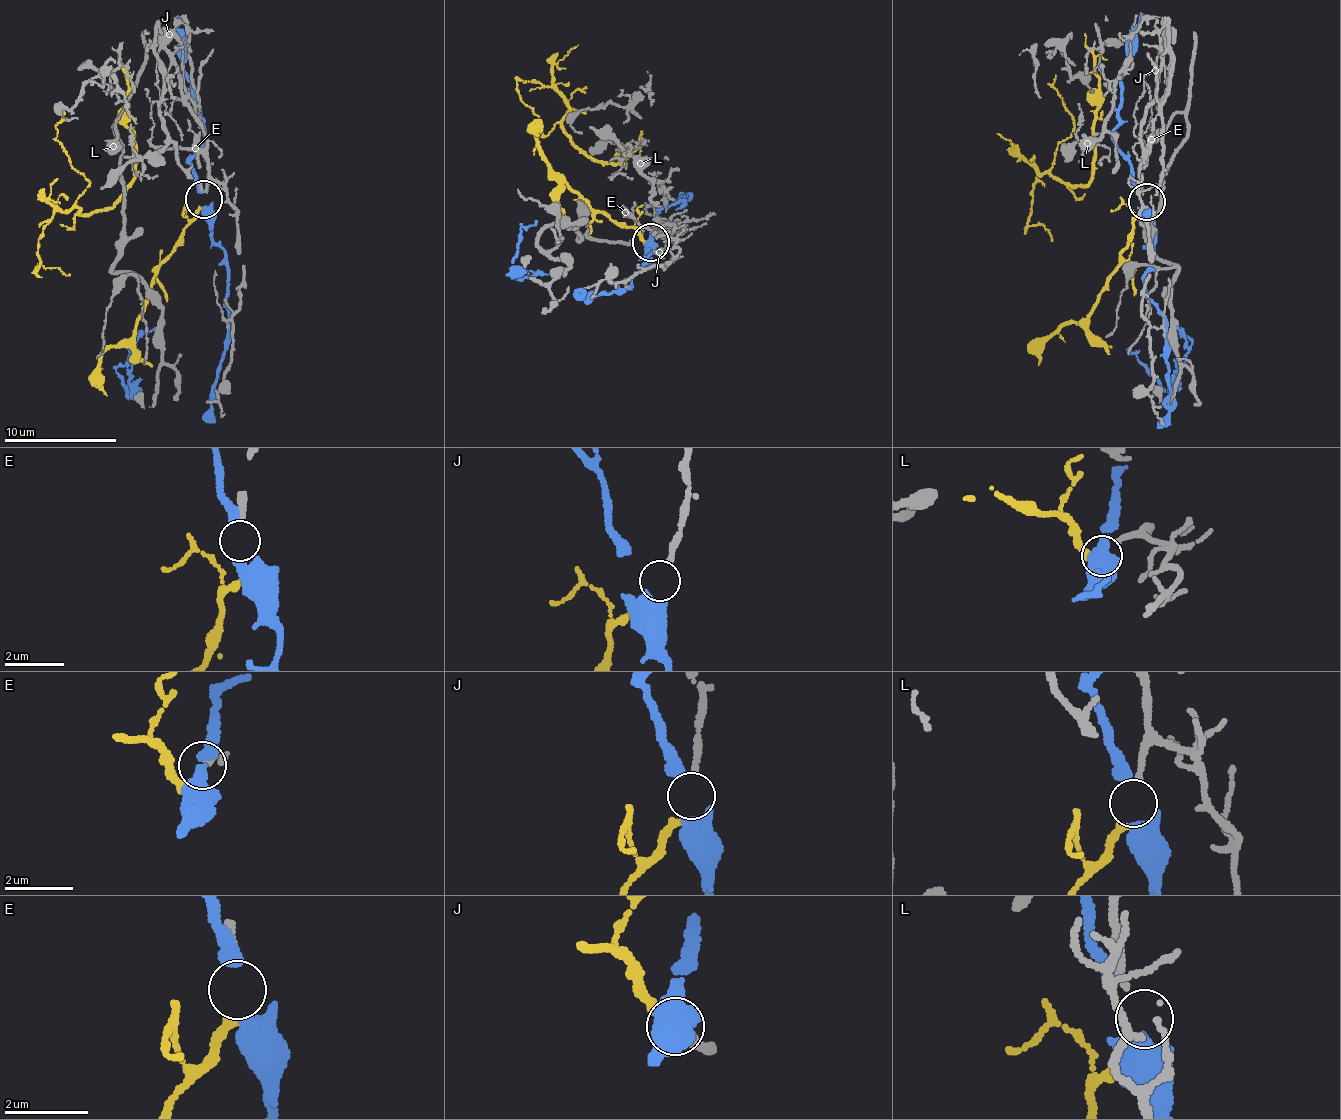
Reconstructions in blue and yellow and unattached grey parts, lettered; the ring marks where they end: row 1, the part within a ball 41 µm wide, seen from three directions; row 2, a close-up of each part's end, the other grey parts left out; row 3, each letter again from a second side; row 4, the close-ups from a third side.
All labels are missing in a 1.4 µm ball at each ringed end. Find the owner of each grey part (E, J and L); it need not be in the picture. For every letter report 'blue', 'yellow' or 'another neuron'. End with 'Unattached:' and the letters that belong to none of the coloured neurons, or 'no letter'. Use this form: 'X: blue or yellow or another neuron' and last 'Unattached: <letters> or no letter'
E: another neuron
J: yellow
L: another neuron
Unattached: E, L

